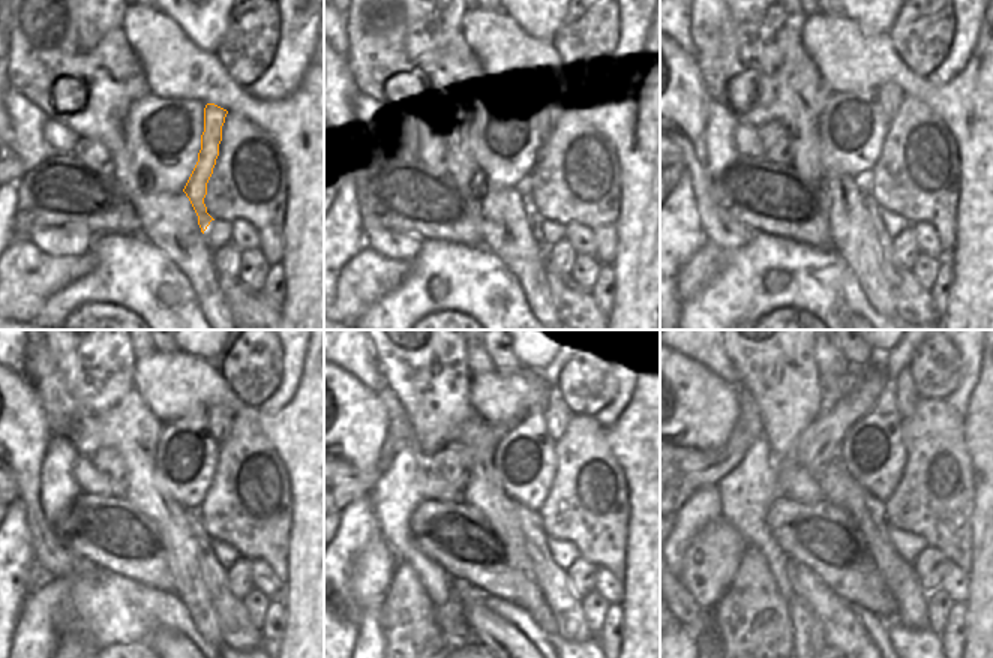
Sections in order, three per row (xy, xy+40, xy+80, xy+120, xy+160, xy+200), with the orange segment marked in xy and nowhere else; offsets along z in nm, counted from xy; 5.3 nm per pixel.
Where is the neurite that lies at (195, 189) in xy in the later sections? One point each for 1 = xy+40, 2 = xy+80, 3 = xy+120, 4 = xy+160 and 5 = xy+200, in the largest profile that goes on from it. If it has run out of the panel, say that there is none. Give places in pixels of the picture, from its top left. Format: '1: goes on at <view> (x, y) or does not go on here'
1: goes on at xy+40 (552, 107)
2: goes on at xy+80 (891, 96)
3: goes on at xy+120 (219, 418)
4: goes on at xy+160 (558, 412)
5: goes on at xy+200 (905, 393)

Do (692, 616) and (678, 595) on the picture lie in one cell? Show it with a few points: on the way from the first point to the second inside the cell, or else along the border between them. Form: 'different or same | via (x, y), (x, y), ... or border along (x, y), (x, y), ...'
same | via (687, 612), (678, 600)

